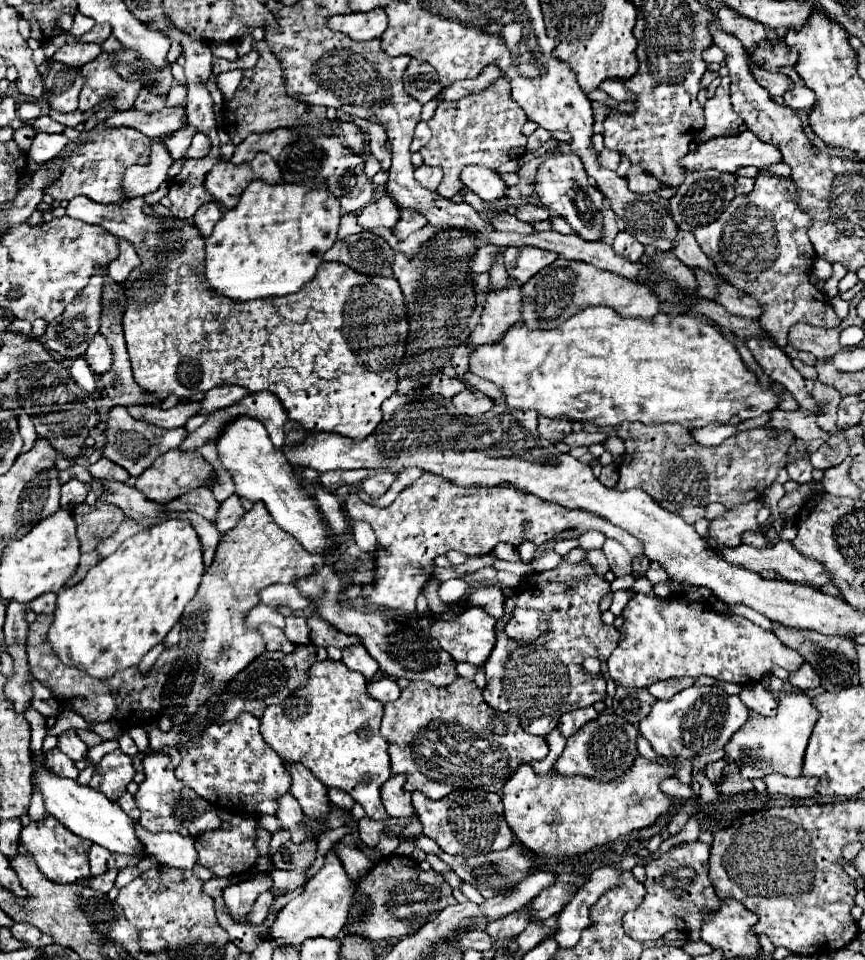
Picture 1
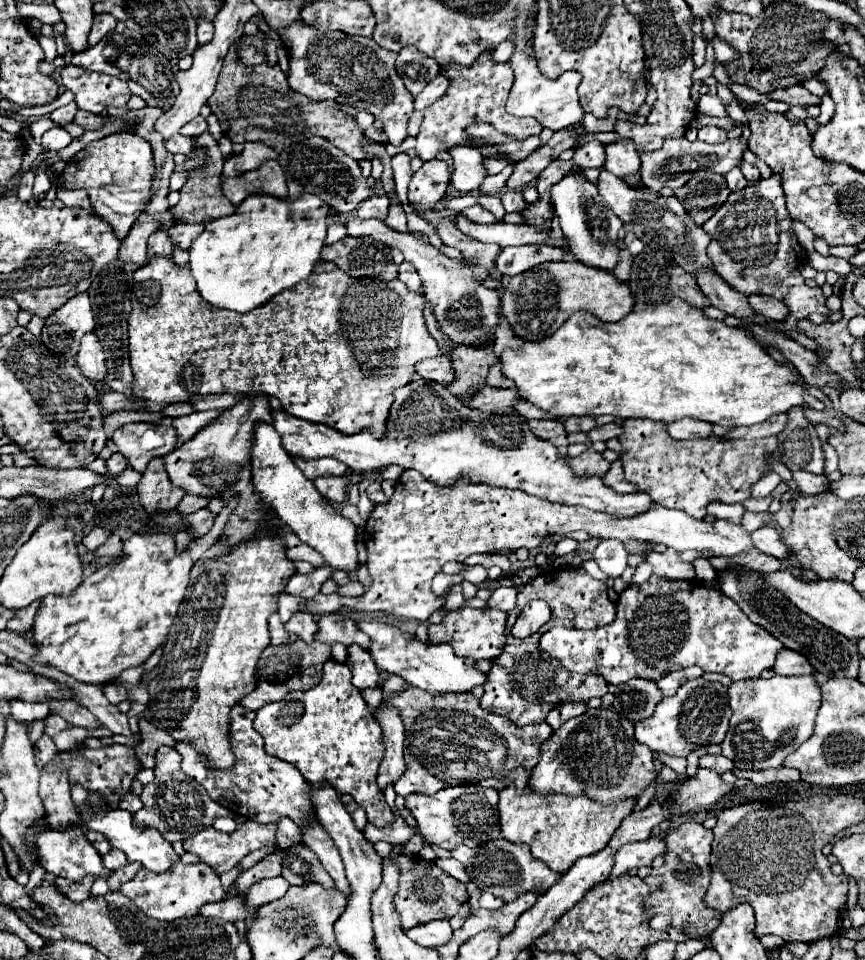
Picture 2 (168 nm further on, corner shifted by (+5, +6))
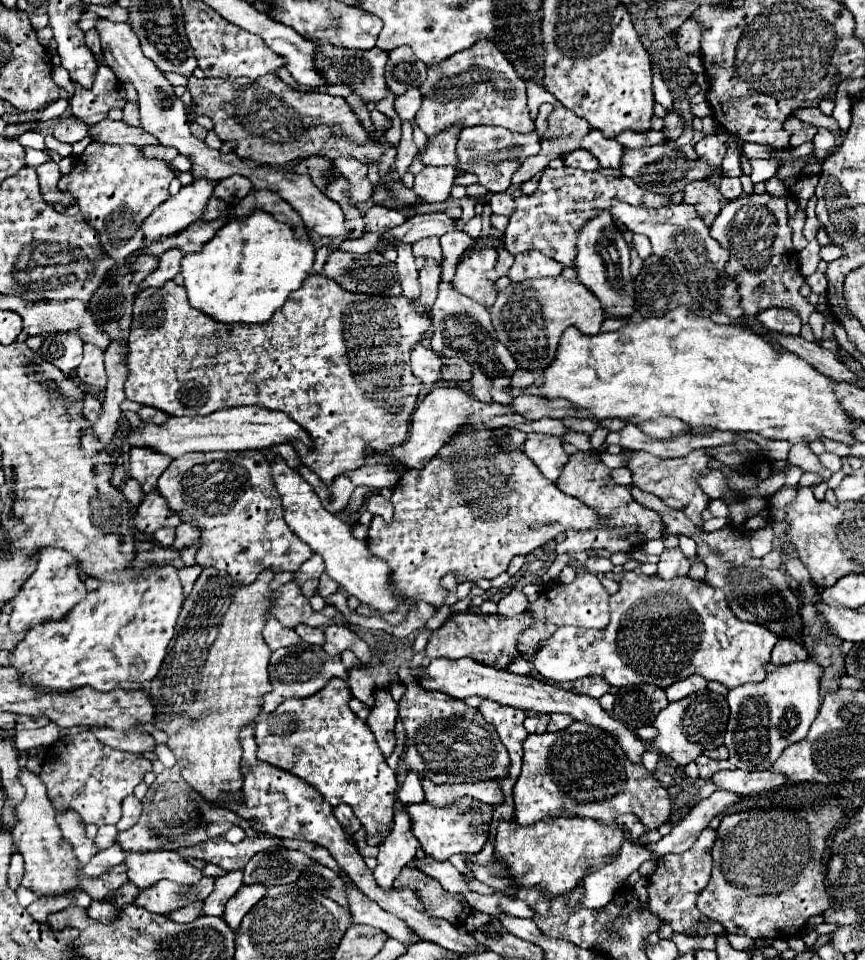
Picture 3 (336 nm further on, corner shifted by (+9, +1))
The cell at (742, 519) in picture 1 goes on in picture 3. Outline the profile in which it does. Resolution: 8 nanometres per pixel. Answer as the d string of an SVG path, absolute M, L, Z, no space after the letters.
M712 500L708 504L708 508L702 512L702 518L708 520L708 518L714 518L714 516L724 516L728 518L728 506L724 504L724 500Z

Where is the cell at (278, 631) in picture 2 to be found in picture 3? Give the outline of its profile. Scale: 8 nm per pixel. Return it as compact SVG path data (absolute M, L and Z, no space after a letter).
M270 618L266 622L266 628L262 630L262 636L264 636L264 642L268 644L270 650L278 650L282 646L294 646L294 644L300 642L300 636L292 628L282 626L276 618Z

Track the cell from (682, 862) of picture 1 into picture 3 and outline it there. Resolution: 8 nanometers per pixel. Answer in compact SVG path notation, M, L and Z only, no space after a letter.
M704 828L690 850L686 850L684 854L666 854L664 858L660 858L656 872L648 880L648 908L656 910L656 914L660 914L662 920L670 922L676 932L682 934L696 932L698 936L708 936L708 934L720 936L724 932L724 926L704 918L696 908L696 898L704 890L710 878L710 870L712 870L710 850L714 840L716 840L716 832Z

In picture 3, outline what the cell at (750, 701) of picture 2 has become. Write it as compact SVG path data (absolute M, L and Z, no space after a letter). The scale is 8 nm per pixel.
M796 662L792 666L778 666L774 672L766 674L766 680L760 684L742 684L728 692L726 700L730 704L730 720L724 736L724 746L728 748L728 762L740 770L768 770L772 762L788 748L792 742L806 738L818 710L820 710L820 680L822 666L816 662Z

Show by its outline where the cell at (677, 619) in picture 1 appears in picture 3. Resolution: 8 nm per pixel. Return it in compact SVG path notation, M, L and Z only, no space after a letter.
M626 572L622 582L620 582L620 590L610 598L610 622L604 630L584 630L584 628L576 628L576 626L560 626L552 638L548 638L538 650L536 654L532 656L532 664L534 668L548 680L554 680L554 682L568 682L568 680L578 680L578 678L584 678L584 676L602 676L606 682L610 682L610 686L628 686L628 684L656 684L660 688L666 688L670 686L672 682L678 682L686 676L692 676L692 674L698 674L706 680L716 680L720 684L724 684L726 688L736 688L740 684L746 684L746 682L762 682L766 678L766 670L764 666L770 662L770 652L772 652L772 646L776 646L776 636L774 634L768 634L768 630L764 630L764 626L756 626L752 622L740 622L734 612L728 608L726 604L726 598L724 598L724 592L718 590L718 588L712 588L708 586L706 582L702 580L692 580L688 576L684 578L676 578L674 582L672 580L662 580L660 576L646 576L646 574L636 574L636 572Z

